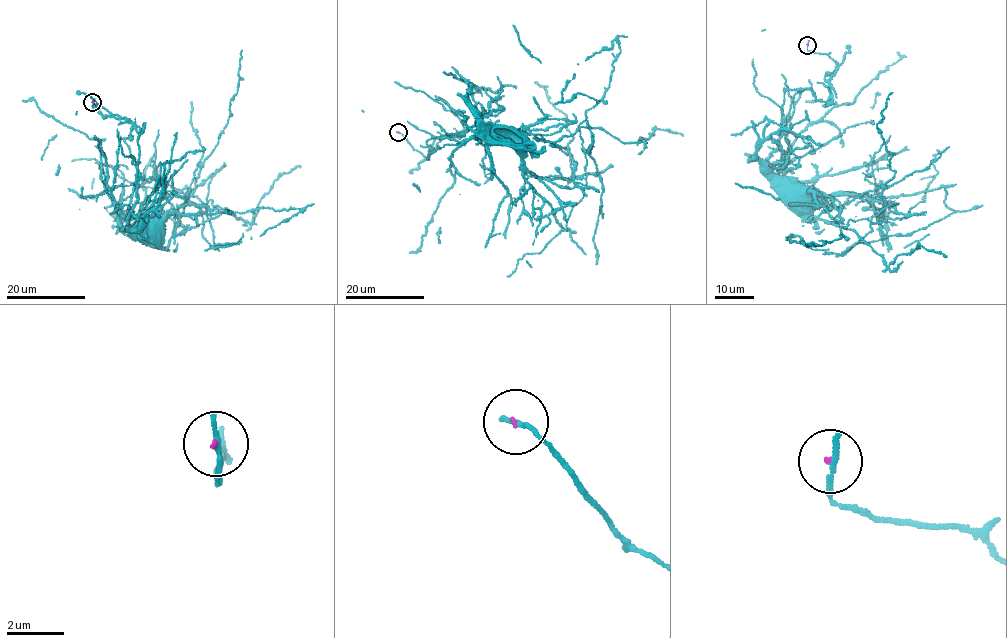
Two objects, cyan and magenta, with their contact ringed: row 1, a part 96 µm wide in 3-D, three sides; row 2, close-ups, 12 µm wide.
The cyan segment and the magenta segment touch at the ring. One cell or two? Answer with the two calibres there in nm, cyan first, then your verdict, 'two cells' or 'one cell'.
180 nm thick on the cyan side, 60 nm on the other; two cells

